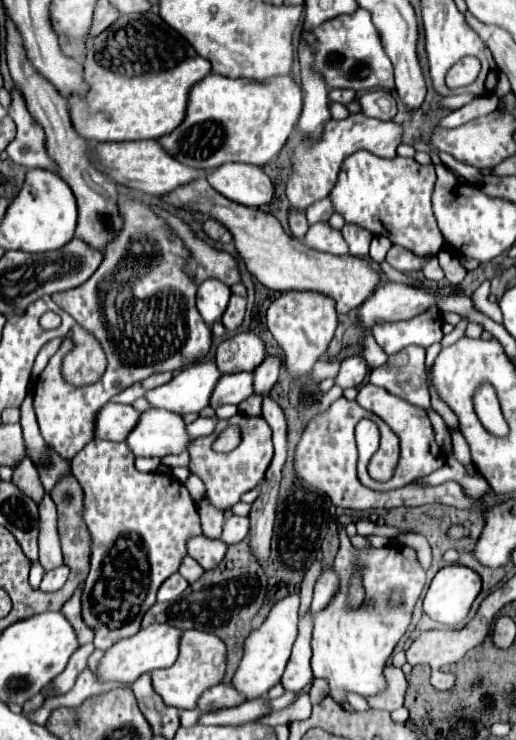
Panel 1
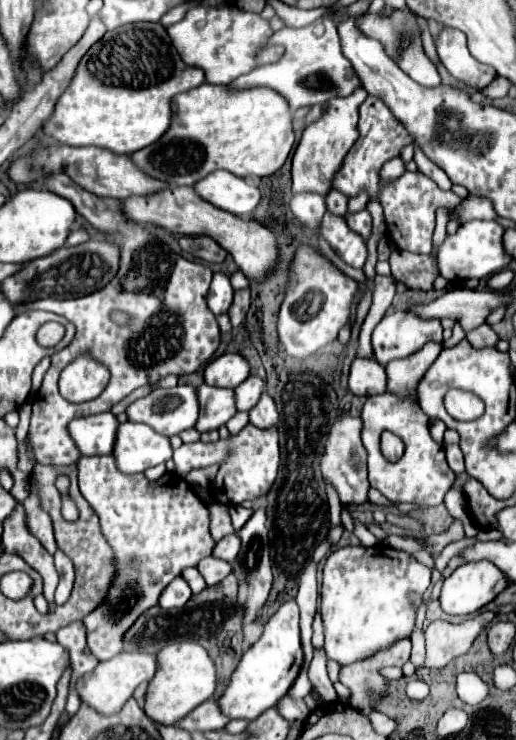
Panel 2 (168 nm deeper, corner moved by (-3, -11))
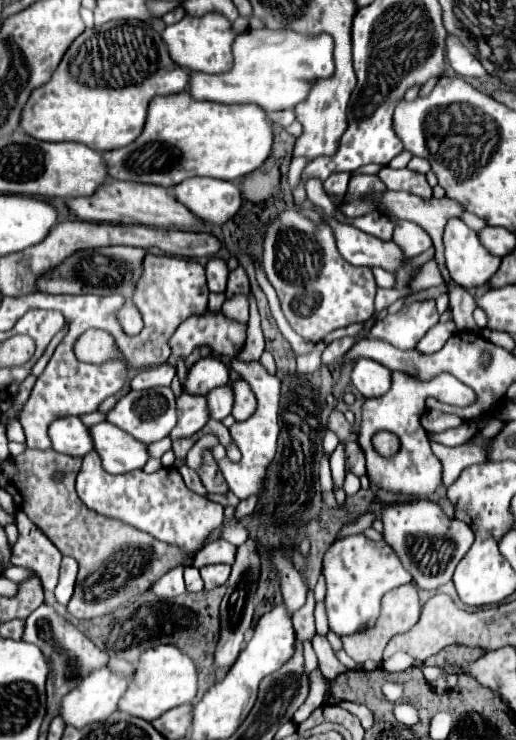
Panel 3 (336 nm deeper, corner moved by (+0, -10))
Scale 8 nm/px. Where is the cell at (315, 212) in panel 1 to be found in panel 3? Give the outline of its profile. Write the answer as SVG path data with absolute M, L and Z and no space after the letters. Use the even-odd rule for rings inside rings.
M343 172L343 174L333 174L333 178L327 178L327 182L323 182L323 188L327 190L327 194L343 198L343 194L347 192L347 184L349 184L351 174Z

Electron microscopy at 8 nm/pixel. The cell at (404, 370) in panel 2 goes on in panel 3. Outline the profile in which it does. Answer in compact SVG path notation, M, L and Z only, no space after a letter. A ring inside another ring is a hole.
M449 320L449 322L445 322L445 324L437 324L437 326L433 326L425 336L423 336L423 340L417 344L417 352L421 352L421 354L435 354L435 352L439 352L443 346L445 346L445 342L453 336L457 332L457 328L455 328L455 324L453 324L453 320Z

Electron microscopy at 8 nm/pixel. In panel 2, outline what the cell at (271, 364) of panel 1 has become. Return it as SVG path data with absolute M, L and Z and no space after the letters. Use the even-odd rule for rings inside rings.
M248 377L244 383L240 383L234 389L234 399L238 403L238 411L250 411L258 403L264 387L266 387L264 381L258 377Z

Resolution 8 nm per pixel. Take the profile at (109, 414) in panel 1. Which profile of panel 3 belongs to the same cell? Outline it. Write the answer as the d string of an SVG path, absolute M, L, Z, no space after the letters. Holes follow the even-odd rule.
M77 416L57 418L49 426L49 438L53 450L69 456L85 456L93 450L93 438L89 428Z

